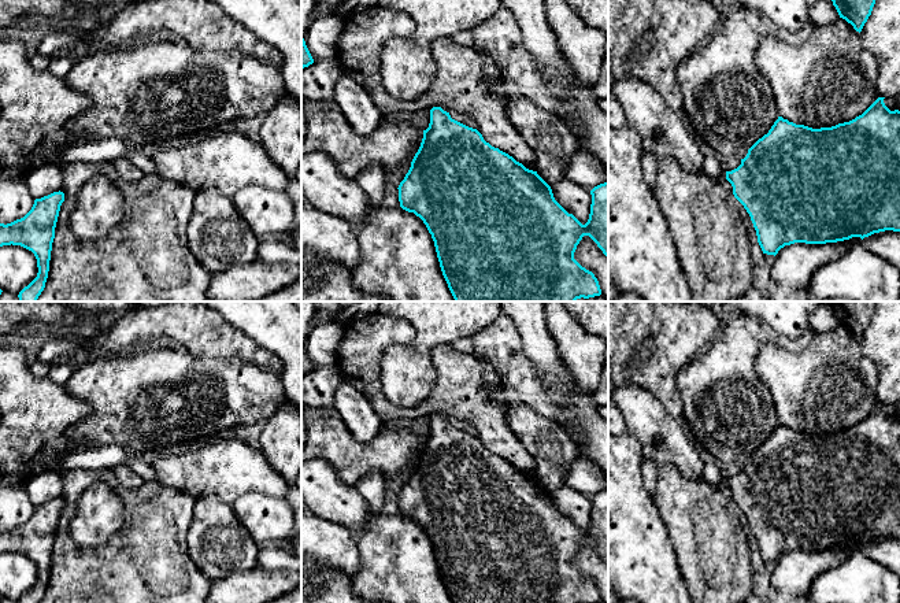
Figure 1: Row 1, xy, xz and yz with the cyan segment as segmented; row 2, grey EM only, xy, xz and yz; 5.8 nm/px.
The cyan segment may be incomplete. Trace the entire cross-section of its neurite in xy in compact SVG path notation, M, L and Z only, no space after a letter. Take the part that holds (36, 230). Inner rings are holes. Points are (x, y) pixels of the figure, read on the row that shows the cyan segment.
M53 192L36 199L23 218L7 225L0 223L0 247L21 245L32 251L37 259L37 277L19 292L19 302L37 302L45 288L55 227L63 201L64 193Z

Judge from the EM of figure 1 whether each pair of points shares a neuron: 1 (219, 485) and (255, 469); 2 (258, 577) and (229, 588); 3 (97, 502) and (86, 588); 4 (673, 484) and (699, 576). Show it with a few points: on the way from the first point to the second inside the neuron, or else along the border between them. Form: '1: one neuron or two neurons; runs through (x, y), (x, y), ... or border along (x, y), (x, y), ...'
1: one neuron; runs through (228, 477), (234, 470), (247, 470)
2: one neuron; runs through (251, 584), (247, 588), (236, 588)
3: two neurons; border along (69, 522), (85, 546), (121, 529)
4: one neuron; runs through (688, 507), (699, 518), (699, 552)

